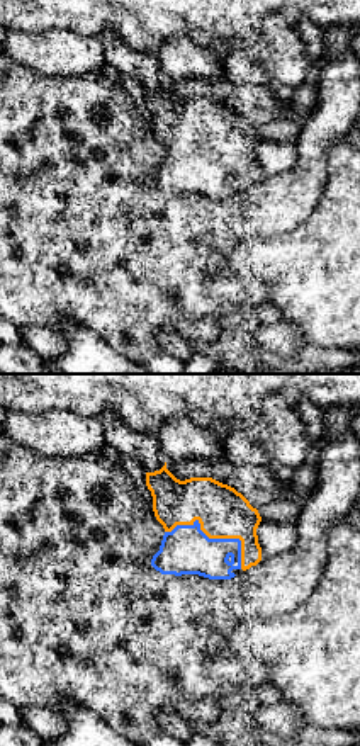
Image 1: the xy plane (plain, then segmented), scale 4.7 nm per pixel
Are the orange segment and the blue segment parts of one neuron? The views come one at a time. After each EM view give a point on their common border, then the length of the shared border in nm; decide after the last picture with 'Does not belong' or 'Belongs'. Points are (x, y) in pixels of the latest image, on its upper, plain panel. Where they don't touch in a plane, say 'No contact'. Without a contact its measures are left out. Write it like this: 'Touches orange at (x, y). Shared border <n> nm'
Touches orange at (214, 157). Shared border 400 nm

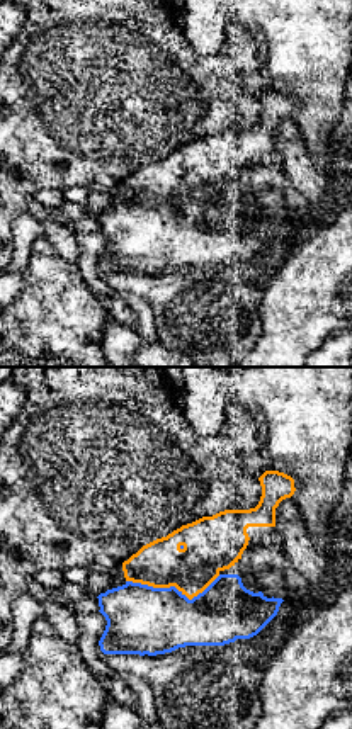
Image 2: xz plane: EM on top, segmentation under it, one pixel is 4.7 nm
Touches orange at (172, 204). Shared border 440 nm

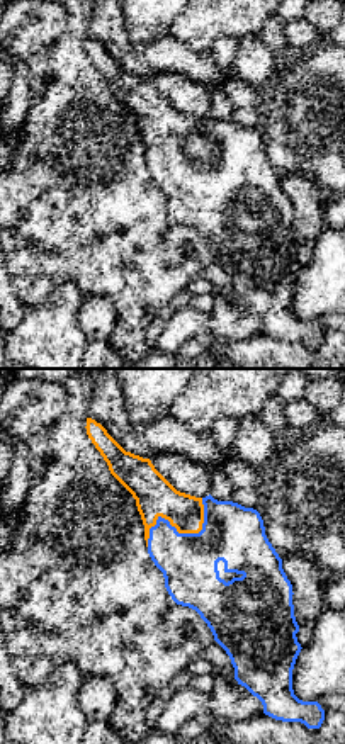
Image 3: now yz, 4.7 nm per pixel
Touches orange at (180, 152). Shared border 360 nm

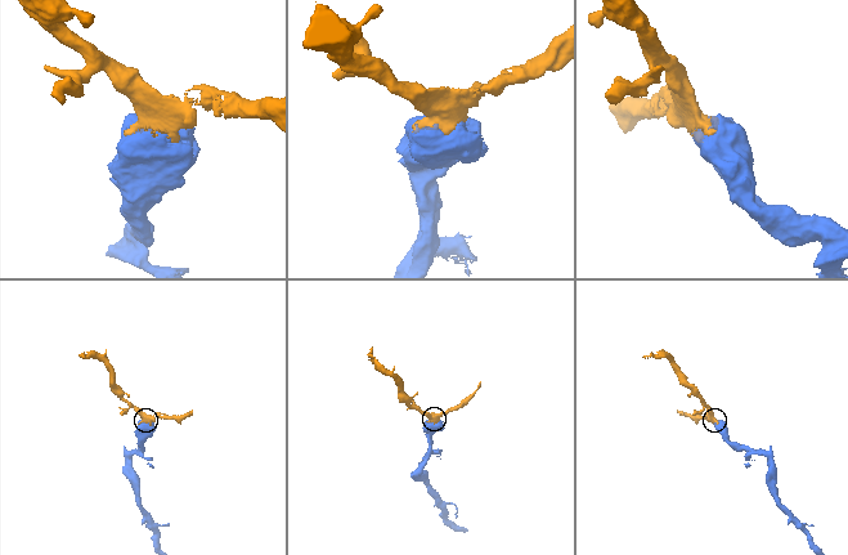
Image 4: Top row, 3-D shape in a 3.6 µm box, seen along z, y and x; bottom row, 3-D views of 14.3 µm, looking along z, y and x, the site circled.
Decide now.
Belongs

